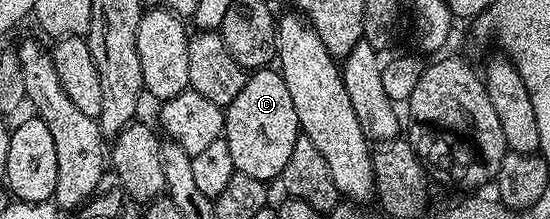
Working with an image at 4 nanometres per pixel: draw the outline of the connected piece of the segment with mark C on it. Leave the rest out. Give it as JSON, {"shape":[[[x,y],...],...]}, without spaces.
{"shape":[[[256,69],[245,78],[242,93],[234,97],[224,112],[224,133],[222,138],[230,145],[230,157],[234,161],[237,172],[246,177],[254,177],[261,181],[279,180],[286,169],[286,161],[290,161],[290,152],[294,149],[294,141],[301,135],[298,113],[294,113],[294,100],[290,97],[290,89],[286,89],[286,81],[276,69]]]}

